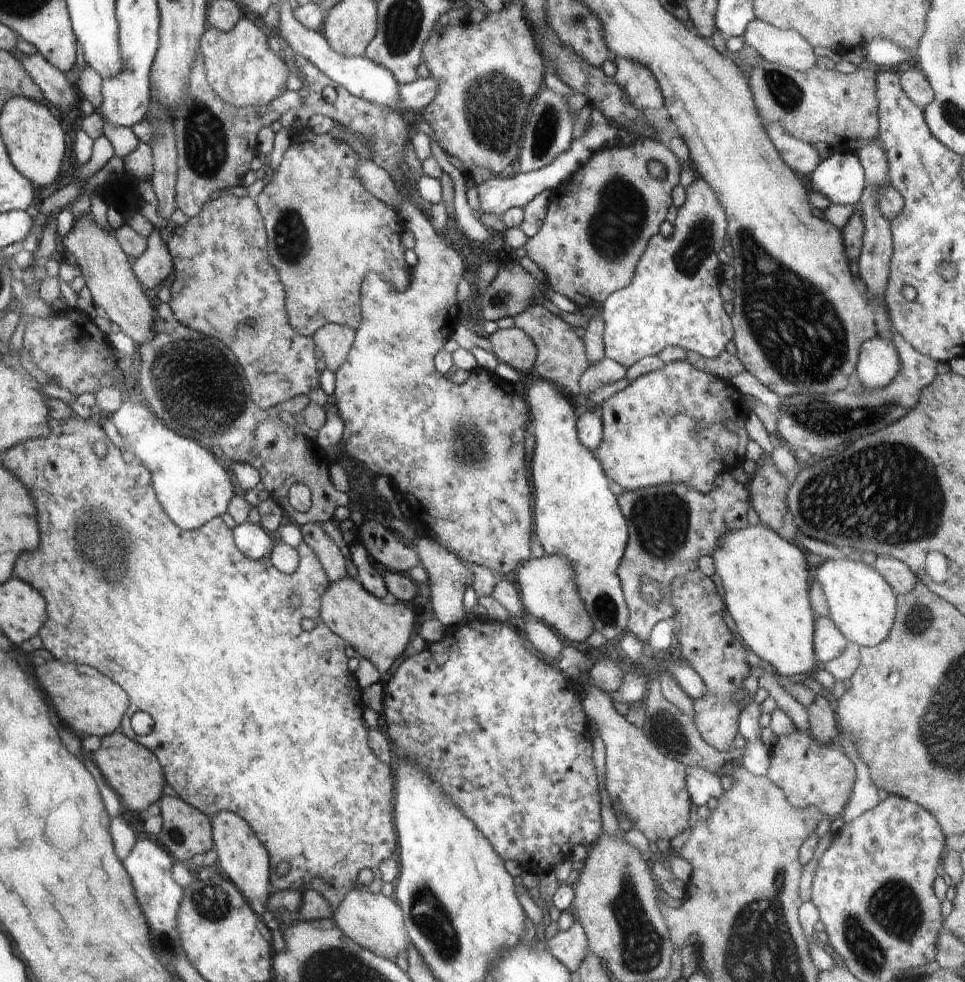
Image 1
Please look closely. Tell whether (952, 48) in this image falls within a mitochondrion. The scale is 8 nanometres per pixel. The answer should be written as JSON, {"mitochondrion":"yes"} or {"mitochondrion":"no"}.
{"mitochondrion":"yes"}

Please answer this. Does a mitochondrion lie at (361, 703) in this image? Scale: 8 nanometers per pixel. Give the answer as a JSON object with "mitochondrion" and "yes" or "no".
{"mitochondrion":"no"}

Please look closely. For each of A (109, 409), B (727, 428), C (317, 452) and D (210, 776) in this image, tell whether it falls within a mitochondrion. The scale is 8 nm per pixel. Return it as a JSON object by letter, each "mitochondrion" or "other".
{"A":"other","B":"other","C":"other","D":"other"}

